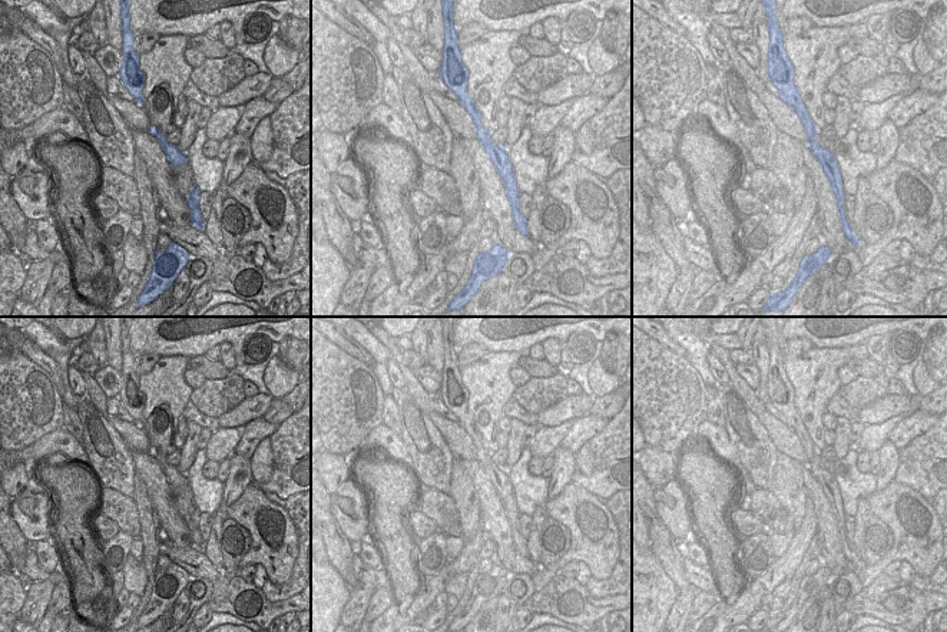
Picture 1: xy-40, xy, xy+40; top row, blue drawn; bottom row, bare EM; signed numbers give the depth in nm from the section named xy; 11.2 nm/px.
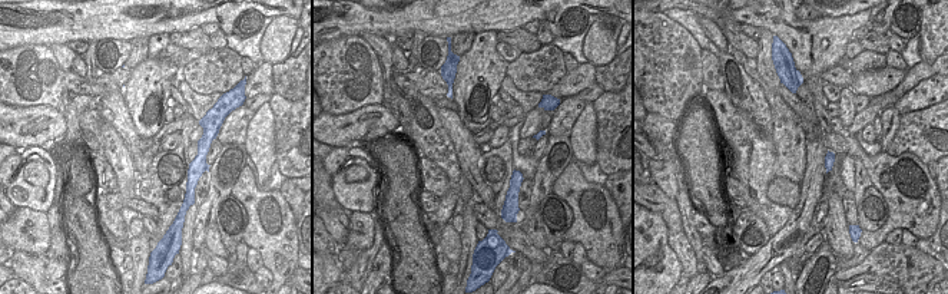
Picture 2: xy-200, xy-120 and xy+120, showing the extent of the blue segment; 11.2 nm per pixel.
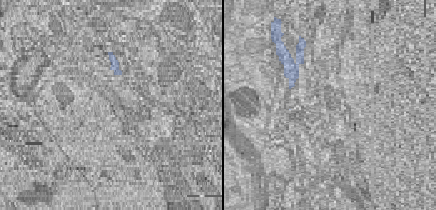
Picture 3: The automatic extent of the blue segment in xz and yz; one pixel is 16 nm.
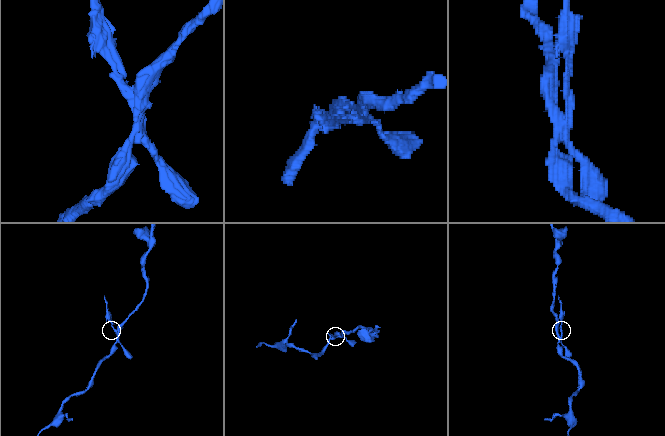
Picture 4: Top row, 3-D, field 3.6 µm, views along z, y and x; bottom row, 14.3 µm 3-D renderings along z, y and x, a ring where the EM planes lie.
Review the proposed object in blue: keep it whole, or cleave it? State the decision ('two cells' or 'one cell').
two cells

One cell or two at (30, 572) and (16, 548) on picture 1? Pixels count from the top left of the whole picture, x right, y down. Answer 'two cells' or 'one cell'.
two cells

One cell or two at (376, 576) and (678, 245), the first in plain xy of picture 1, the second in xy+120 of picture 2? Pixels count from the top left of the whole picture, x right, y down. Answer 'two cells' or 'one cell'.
two cells

